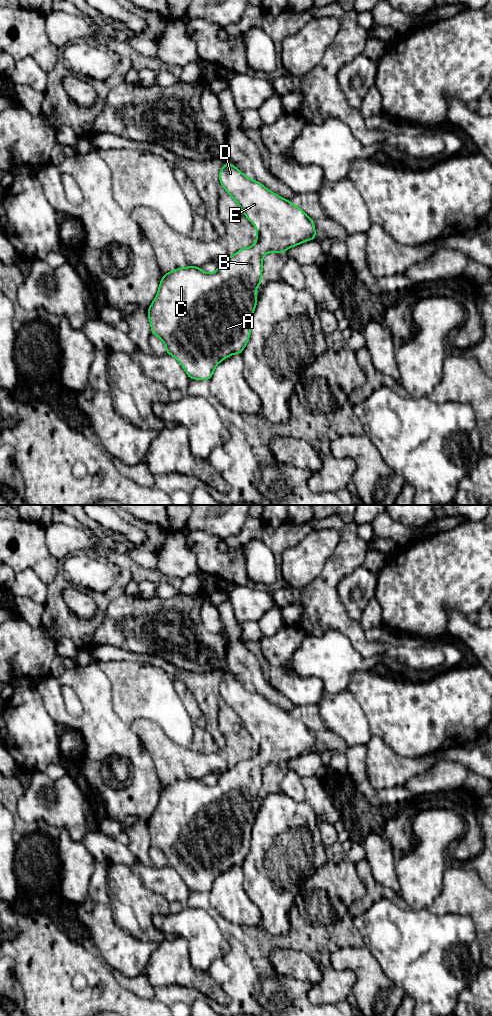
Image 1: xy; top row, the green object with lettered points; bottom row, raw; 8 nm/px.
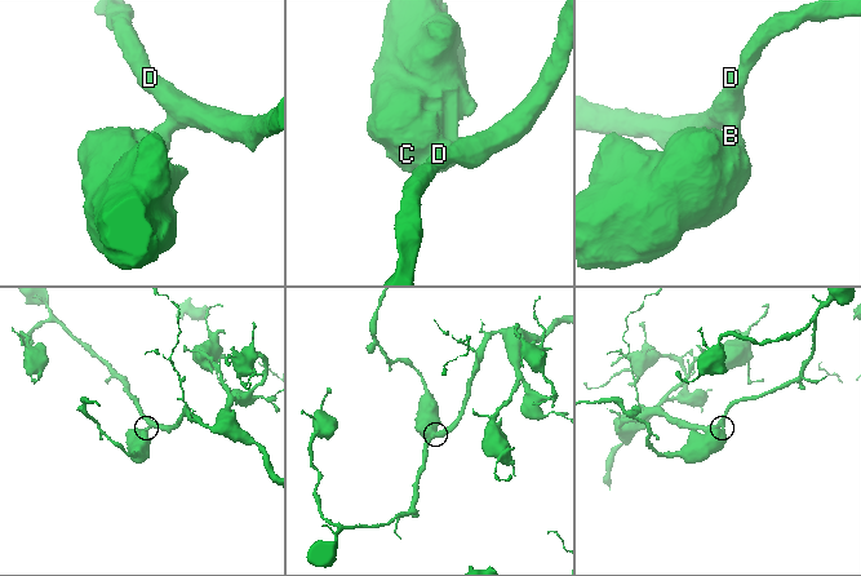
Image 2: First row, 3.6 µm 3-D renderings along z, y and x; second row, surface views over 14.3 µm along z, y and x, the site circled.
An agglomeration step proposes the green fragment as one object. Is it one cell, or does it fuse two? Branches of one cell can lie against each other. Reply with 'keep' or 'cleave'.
keep

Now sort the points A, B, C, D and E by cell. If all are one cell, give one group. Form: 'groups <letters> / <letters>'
groups A B C D E

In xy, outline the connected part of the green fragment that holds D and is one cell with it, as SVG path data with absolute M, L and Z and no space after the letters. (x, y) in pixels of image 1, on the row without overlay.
M231 675L223 676L219 691L223 700L237 714L240 722L256 738L256 755L251 759L241 760L233 768L221 773L214 785L206 785L201 779L189 778L163 786L158 805L148 820L151 845L164 854L166 866L178 872L190 892L211 892L217 876L232 866L242 866L250 850L251 831L258 813L256 799L262 797L263 769L269 764L282 766L291 759L318 750L313 732L301 720L269 703L260 694L247 690Z

